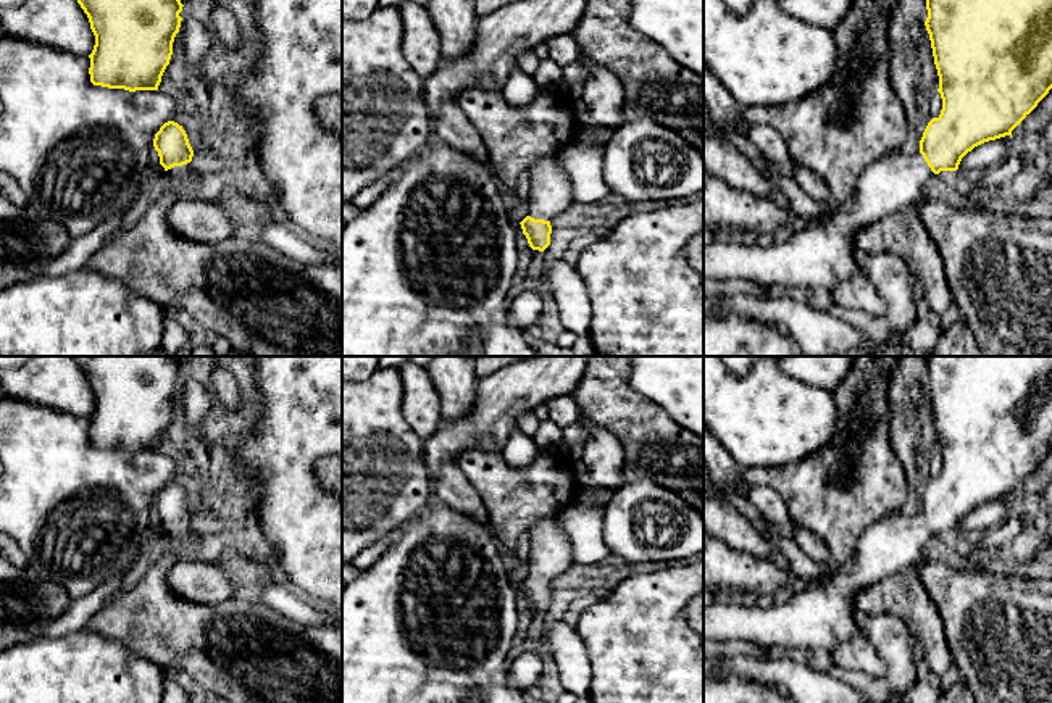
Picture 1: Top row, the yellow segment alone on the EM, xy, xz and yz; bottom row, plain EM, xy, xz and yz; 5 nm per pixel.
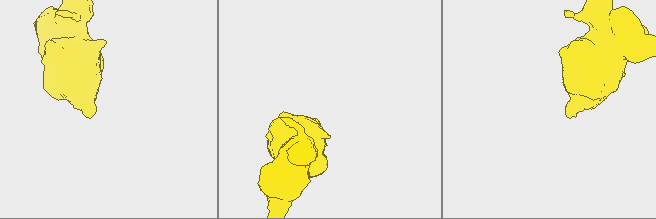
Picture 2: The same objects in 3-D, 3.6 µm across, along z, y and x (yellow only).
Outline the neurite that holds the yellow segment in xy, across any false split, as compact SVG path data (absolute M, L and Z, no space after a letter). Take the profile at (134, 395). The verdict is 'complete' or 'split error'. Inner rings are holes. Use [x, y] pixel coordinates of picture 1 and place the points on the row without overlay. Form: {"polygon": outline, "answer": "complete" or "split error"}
{"polygon": "M73 356L95 397L90 443L108 450L158 451L179 393L177 356Z", "answer": "complete"}

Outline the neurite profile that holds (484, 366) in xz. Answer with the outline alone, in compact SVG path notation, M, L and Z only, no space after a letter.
M478 356L474 368L479 377L487 377L499 369L526 358L529 356Z

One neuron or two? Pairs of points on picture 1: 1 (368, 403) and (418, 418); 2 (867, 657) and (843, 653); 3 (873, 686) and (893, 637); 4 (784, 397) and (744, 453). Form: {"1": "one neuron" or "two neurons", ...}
{"1": "two neurons", "2": "one neuron", "3": "one neuron", "4": "one neuron"}

